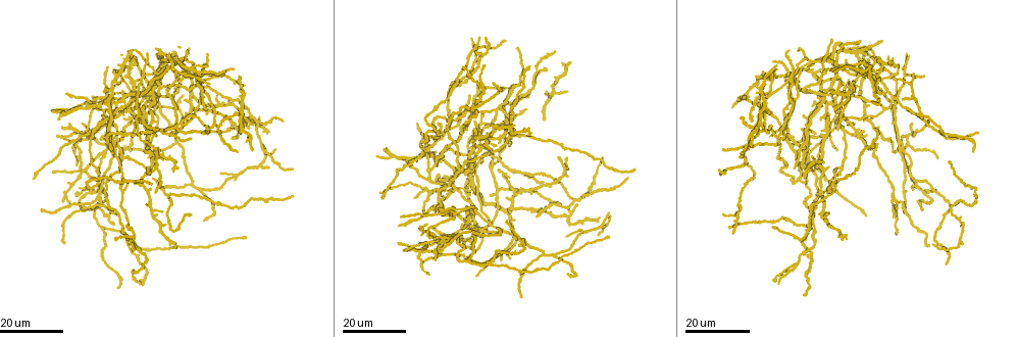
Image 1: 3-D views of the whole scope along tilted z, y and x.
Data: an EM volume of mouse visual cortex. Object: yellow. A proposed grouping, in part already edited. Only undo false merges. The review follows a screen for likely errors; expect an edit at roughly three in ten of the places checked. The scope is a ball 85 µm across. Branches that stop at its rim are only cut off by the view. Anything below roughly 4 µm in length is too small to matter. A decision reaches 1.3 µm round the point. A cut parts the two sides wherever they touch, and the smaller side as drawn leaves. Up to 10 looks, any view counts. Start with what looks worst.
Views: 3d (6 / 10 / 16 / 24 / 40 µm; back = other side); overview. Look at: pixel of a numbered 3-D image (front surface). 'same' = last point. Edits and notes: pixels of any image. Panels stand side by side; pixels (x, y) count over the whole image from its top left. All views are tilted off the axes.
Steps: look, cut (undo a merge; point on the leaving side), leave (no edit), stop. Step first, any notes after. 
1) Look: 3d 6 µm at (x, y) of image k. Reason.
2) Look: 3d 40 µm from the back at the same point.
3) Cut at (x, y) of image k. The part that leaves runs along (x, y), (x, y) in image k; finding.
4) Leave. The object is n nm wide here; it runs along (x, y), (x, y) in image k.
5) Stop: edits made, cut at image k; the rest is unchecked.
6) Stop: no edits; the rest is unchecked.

Look: 3d 24 µm at (481, 89) of image 1. Side arm on a straight run.

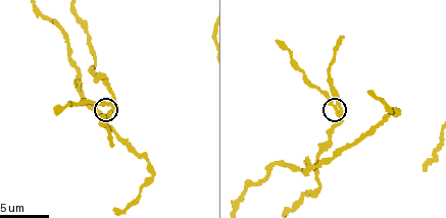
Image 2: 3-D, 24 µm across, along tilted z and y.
Look: 3d 6 µm at (108, 103) of image 2.

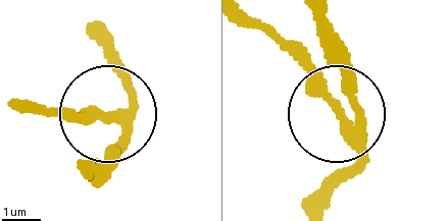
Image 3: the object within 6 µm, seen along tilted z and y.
Leave. 3 arms meet here; it runs along (95, 31), (127, 94), (111, 111), (123, 146), (99, 185) in image 3; continuous, no second neuron.

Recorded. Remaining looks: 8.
Look: 3d 24 µm at (92, 191) of image 1.

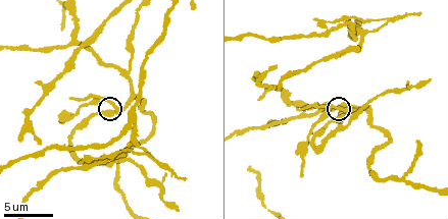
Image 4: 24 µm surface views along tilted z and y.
Look: 3d 6 µm at (117, 108) of image 4. Zoom in.

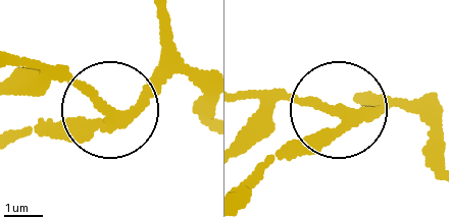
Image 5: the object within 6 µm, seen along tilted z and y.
Cut at (70, 78) of image 5. The side arm is 11 µm long; the part that leaves runs along (107, 110), (66, 79), (18, 88) in image 5; a second neuron is stuck on.

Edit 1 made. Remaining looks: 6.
Look: overview.

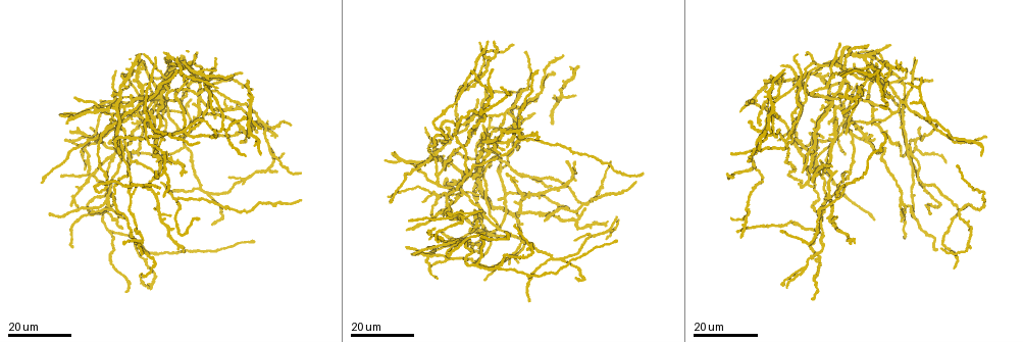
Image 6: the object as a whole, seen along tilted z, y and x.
Look: 3d 16 µm at (197, 72) of image 6. Branch point.

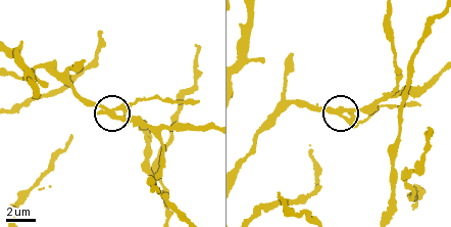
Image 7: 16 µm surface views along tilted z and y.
Look: 3d 10 µm at (341, 112) of image 7. Closer look.

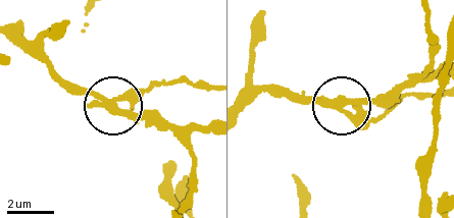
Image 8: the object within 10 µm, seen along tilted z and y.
Cut at (129, 91) of image 8. The object is 280 nm wide here; a second neuron is stuck on.

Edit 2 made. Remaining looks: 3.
Look: overview.

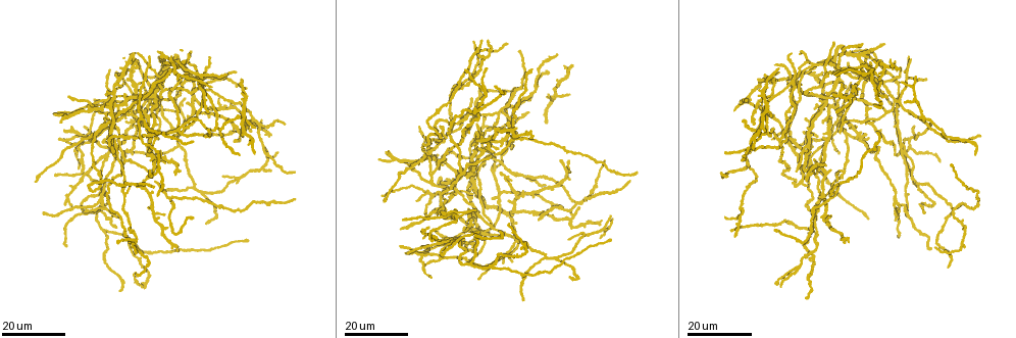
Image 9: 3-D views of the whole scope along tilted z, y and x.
Look: 3d 24 µm at (440, 203) of image 9. Two arms in line, one across.

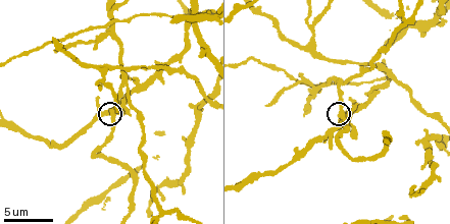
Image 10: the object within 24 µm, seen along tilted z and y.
Look: 3d 6 µm at (340, 114) of image 10.

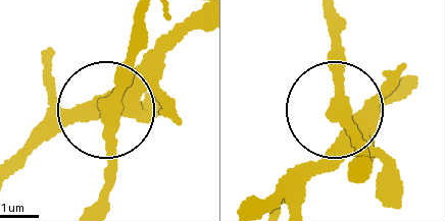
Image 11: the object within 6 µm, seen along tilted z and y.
Leave. The object is 260 nm wide here; it runs along (193, 26), (104, 116), (97, 206) in image 11; all the same neuron.

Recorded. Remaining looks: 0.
Stop: edits made, cut at image 5, cut at image 8; the rest is unchecked.

